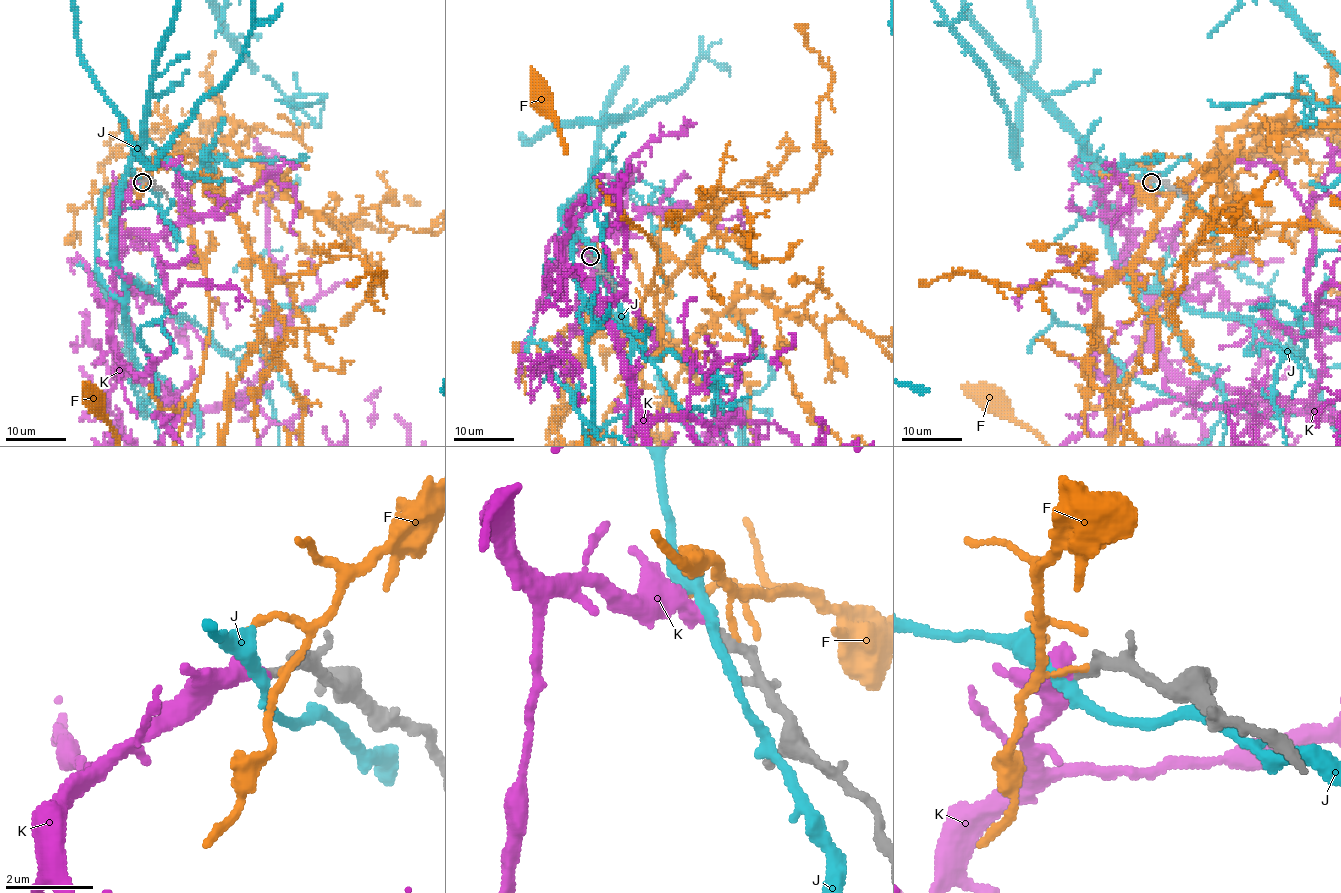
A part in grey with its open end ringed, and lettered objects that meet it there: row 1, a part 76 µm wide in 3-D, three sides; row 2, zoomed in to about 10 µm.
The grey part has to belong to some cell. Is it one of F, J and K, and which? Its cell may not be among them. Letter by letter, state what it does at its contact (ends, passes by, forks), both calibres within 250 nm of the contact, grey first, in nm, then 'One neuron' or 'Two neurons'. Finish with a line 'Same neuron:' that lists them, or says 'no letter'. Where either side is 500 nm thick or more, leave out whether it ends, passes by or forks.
F: It ends there. Thickness 320 nm (grey) against 120 nm. Two neurons
J: It passes by. Thickness 240 nm (grey) against 260 nm. Two neurons
K: It ends there. Thickness 240 nm (grey) against 400 nm. One neuron
Same neuron: K

